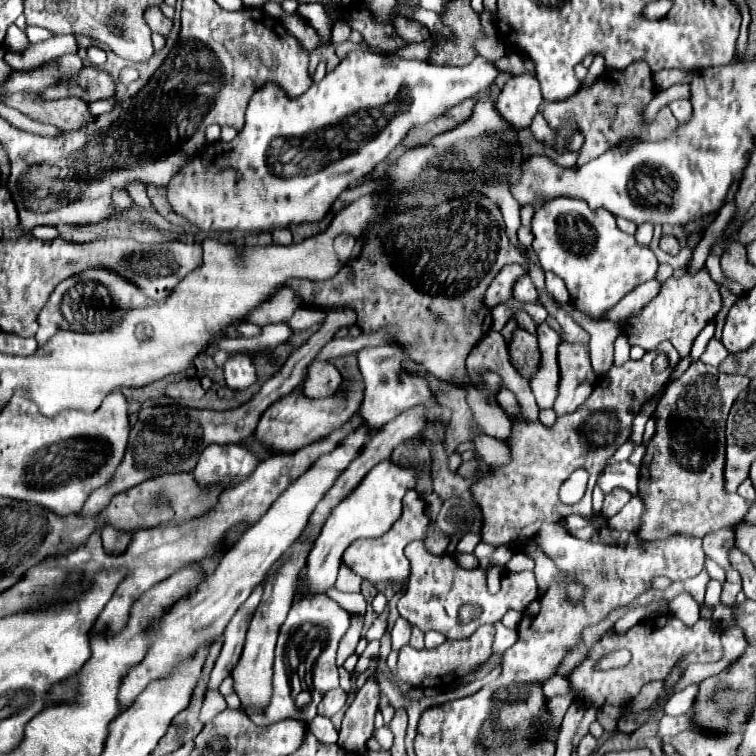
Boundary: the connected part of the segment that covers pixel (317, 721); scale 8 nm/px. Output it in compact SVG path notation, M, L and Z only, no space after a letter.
M316 716L312 722L310 722L310 730L314 732L314 736L320 740L320 742L328 742L328 744L334 744L338 740L338 730L334 728L334 724L324 718L324 716Z

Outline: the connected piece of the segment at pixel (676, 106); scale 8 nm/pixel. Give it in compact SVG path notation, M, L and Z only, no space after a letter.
M674 100L668 106L672 114L678 118L678 122L686 122L686 118L690 118L690 100Z

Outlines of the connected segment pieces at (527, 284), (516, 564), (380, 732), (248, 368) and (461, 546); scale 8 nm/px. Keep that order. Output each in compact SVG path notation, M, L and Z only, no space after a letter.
M522 276L516 284L514 284L514 298L520 302L532 302L532 304L540 304L538 300L538 292L530 280L530 276Z
M518 550L512 558L510 558L510 562L506 564L506 568L510 570L510 572L522 572L522 570L534 570L534 558L530 556L530 554L526 554L526 552L522 552L522 550Z
M388 727L376 729L373 733L373 736L382 746L383 750L390 750L393 744L394 736Z
M248 354L232 356L224 364L224 378L226 378L226 386L232 390L250 388L258 380L252 356L248 356Z
M466 532L466 534L458 540L454 552L456 552L456 554L470 554L478 542L480 542L480 536L476 536L474 532Z

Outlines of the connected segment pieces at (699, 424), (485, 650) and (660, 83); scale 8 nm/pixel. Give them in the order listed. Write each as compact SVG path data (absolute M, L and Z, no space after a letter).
M700 360L694 362L680 378L670 382L666 388L654 416L658 418L656 434L652 442L646 446L646 456L642 460L640 468L640 482L638 482L638 498L644 504L642 522L638 528L638 538L642 540L658 540L658 538L672 538L674 534L694 534L698 538L704 538L708 532L716 532L722 528L732 530L734 524L740 522L740 518L746 516L746 510L754 502L738 496L728 494L722 486L720 478L720 462L722 462L722 442L724 430L726 430L726 418L728 412L738 398L738 394L750 384L750 378L742 374L726 374L720 372L714 366L702 364Z
M490 624L480 626L470 638L462 640L444 640L438 648L424 648L416 650L412 646L404 646L398 654L398 678L414 688L424 688L430 680L440 680L444 684L450 684L452 680L464 676L472 666L484 662L492 654L492 640L494 640L494 628Z
M660 70L654 74L654 84L658 90L666 90L670 88L672 84L678 84L678 82L690 82L692 74L690 72L684 72L684 70Z

